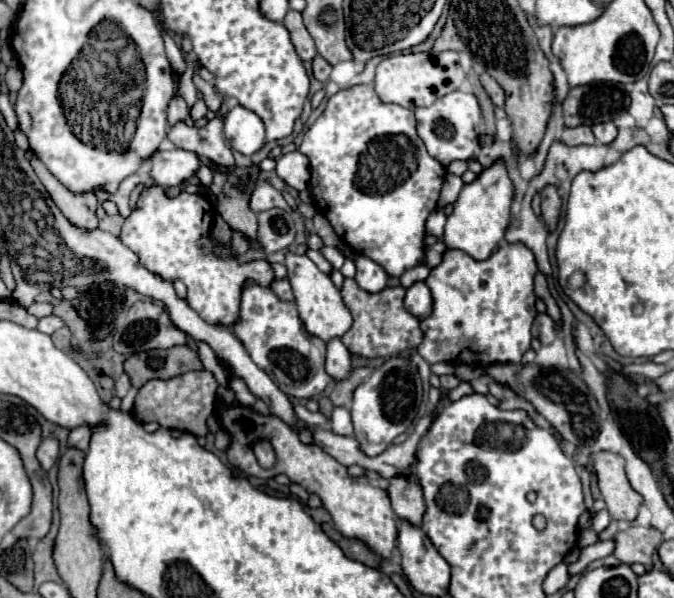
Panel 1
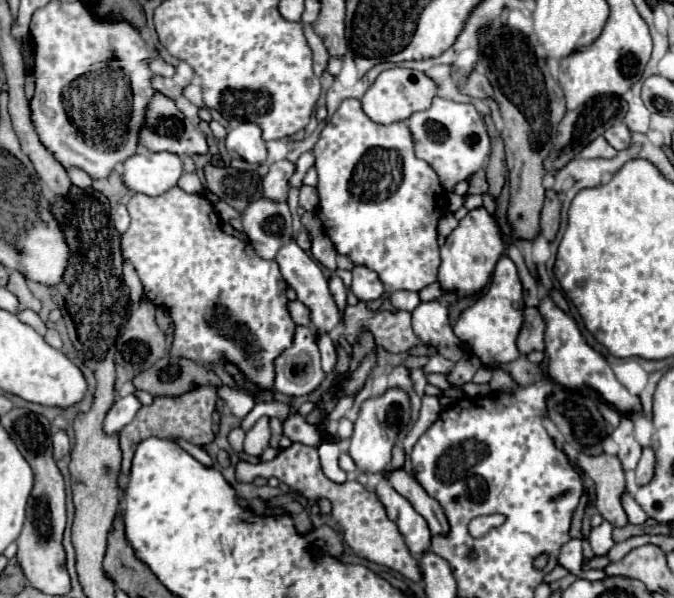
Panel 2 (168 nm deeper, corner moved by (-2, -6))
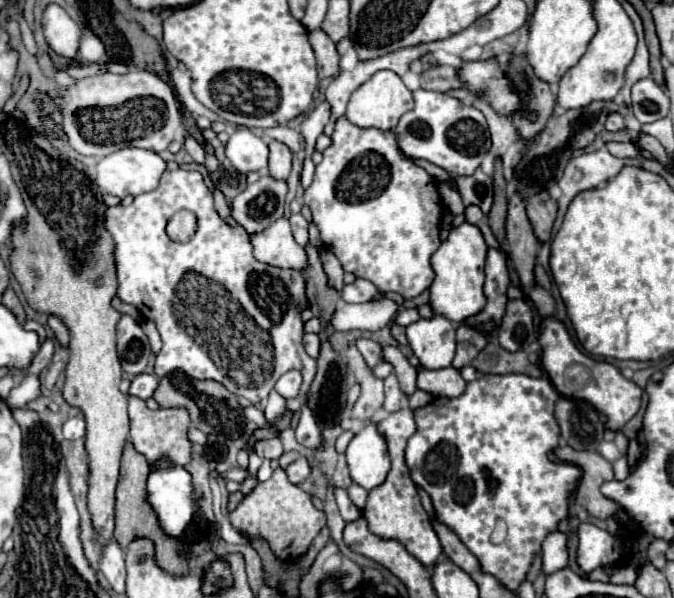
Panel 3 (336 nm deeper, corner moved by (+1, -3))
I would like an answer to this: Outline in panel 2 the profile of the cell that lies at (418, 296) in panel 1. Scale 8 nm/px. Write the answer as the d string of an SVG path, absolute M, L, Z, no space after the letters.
M437 300L421 302L413 310L413 330L423 344L435 346L439 354L451 360L459 360L463 356L461 342L449 326L449 312Z

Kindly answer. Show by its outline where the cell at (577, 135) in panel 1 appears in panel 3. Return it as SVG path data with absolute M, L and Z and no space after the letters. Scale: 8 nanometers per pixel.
M608 143L608 151L616 157L638 157L640 151L634 143Z

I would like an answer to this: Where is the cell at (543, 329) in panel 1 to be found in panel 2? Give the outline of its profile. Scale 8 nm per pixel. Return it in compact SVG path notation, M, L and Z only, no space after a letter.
M537 308L525 310L525 320L521 334L517 338L517 346L521 354L529 354L533 350L545 350L545 322Z

